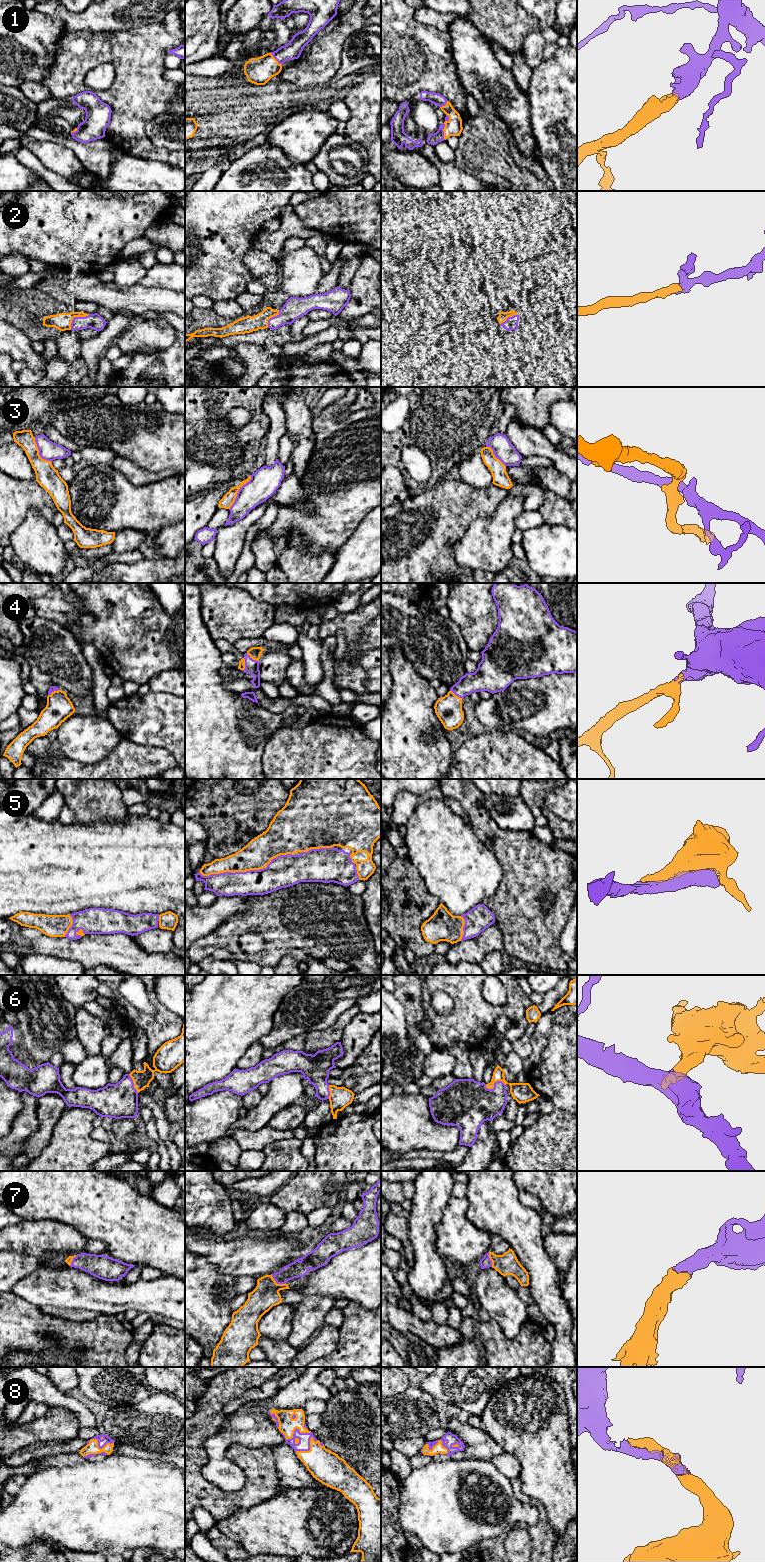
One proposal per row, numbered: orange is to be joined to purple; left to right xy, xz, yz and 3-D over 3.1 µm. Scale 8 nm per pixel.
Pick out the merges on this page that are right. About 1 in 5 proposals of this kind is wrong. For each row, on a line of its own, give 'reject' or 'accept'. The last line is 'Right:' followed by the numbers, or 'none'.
1: accept
2: accept
3: reject
4: accept
5: accept
6: accept
7: accept
8: accept
Right: 1, 2, 4, 5, 6, 7, 8

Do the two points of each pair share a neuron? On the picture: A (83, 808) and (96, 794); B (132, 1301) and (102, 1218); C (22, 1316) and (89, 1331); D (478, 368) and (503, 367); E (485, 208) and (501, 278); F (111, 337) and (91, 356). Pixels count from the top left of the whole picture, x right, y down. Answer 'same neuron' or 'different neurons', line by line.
A: same neuron
B: different neurons
C: same neuron
D: same neuron
E: different neurons
F: same neuron

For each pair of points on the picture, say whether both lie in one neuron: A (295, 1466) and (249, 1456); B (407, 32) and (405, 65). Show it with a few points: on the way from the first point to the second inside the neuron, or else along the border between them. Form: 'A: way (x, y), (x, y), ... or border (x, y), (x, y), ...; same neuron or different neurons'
A: border (271, 1448), (274, 1468), (281, 1483); different neurons
B: way (405, 40), (405, 57); same neuron

